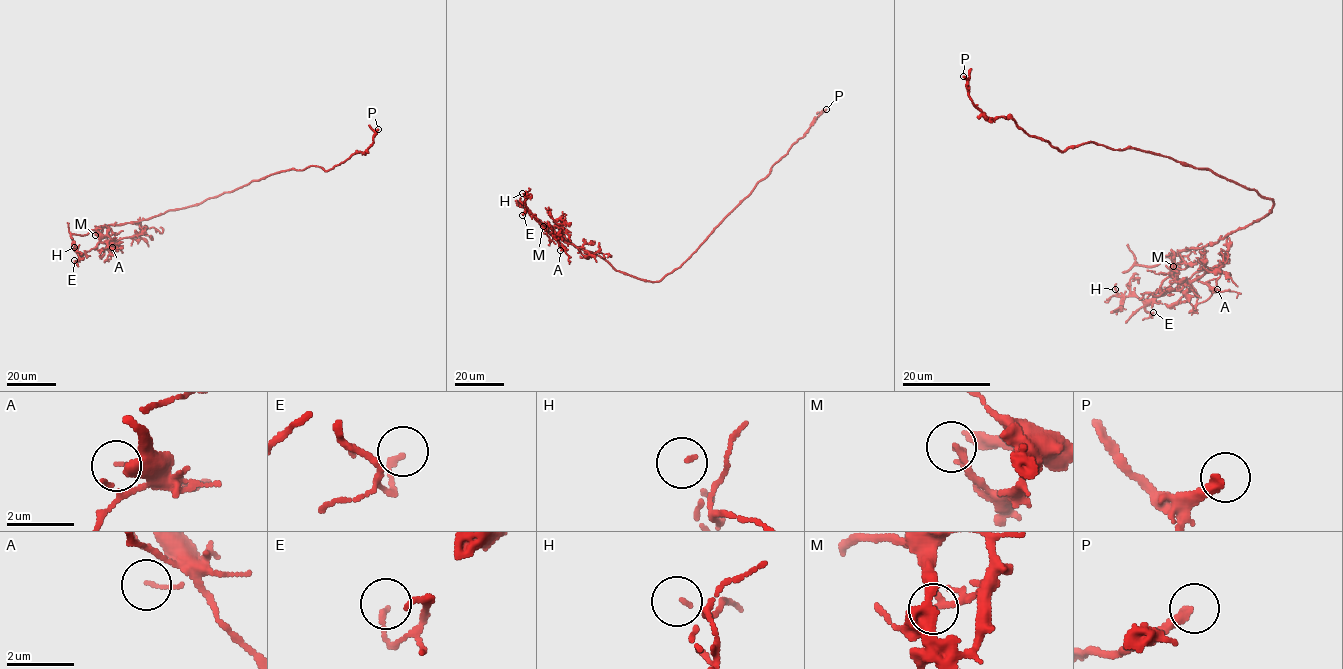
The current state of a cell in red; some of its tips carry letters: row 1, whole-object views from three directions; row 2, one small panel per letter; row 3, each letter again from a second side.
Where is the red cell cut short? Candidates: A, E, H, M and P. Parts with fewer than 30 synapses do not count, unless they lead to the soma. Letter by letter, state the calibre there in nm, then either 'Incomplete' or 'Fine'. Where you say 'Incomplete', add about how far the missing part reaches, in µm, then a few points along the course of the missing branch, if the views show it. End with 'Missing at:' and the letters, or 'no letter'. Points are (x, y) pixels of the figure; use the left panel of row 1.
A: Thickness 80 nm. Fine
E: Thickness 150 nm. Fine
H: Thickness 70 nm. Incomplete. Missing length about 30 µm. Course of what is missing: (74, 247), (71, 252), (48, 253), (41, 247), (35, 247), (29, 253)
M: Thickness 200 nm. Fine
P: Thickness 280 nm. Incomplete. Missing length about 15 µm. Course of what is missing: (378, 129), (386, 106)
Missing at: H, P

